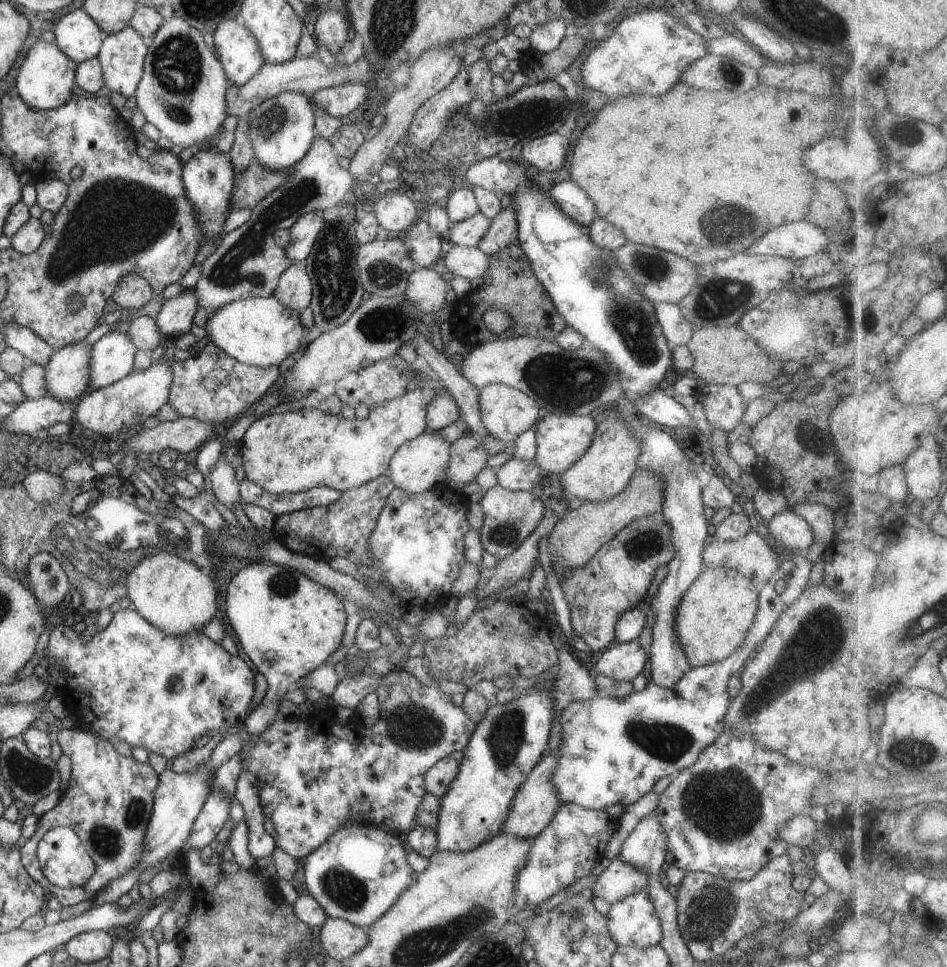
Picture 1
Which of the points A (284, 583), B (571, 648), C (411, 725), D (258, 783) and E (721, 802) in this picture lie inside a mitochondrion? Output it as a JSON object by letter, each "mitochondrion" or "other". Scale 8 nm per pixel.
{"A":"mitochondrion","B":"other","C":"mitochondrion","D":"other","E":"mitochondrion"}

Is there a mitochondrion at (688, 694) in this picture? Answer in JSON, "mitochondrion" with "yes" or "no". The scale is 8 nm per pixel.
{"mitochondrion":"no"}

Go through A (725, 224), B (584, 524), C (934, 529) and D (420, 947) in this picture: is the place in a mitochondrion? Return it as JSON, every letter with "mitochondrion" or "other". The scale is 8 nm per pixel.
{"A":"mitochondrion","B":"other","C":"other","D":"mitochondrion"}

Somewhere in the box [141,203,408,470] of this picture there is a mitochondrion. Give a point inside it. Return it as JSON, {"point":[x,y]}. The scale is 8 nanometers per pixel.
{"point":[331,266]}

